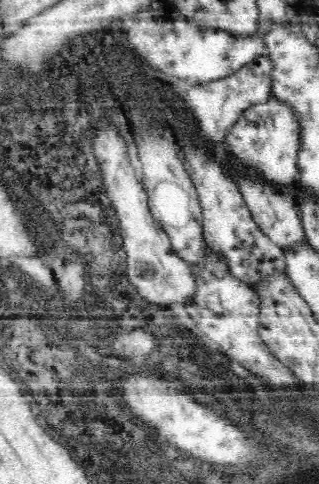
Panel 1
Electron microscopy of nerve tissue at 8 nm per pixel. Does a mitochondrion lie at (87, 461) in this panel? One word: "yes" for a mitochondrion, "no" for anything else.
no

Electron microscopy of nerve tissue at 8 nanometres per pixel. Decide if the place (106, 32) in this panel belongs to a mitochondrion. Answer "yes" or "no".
no

